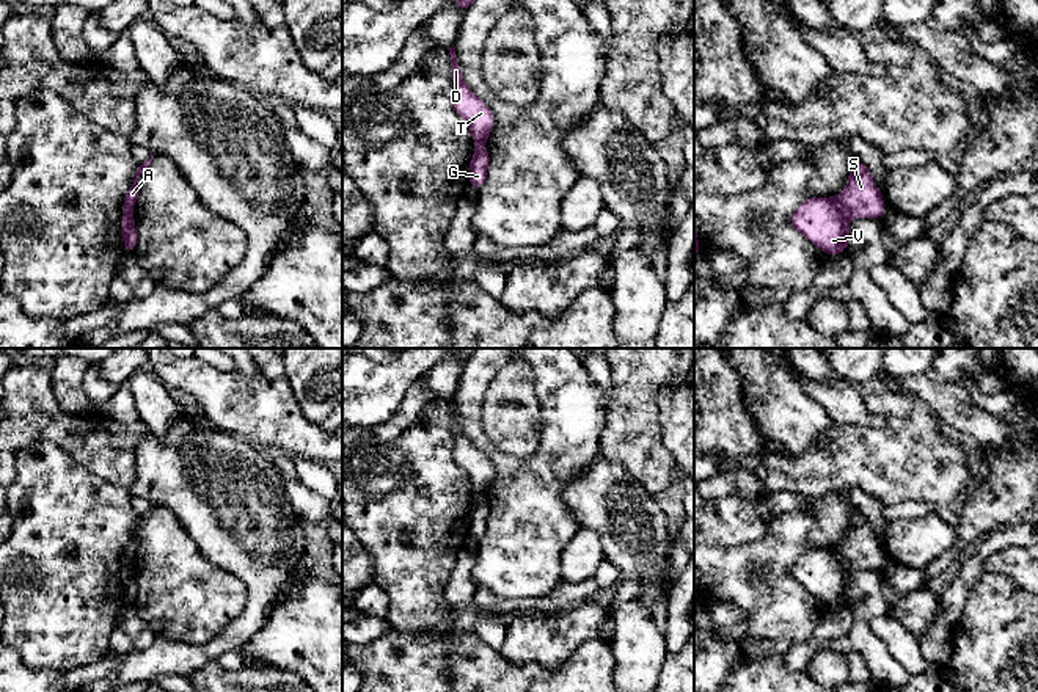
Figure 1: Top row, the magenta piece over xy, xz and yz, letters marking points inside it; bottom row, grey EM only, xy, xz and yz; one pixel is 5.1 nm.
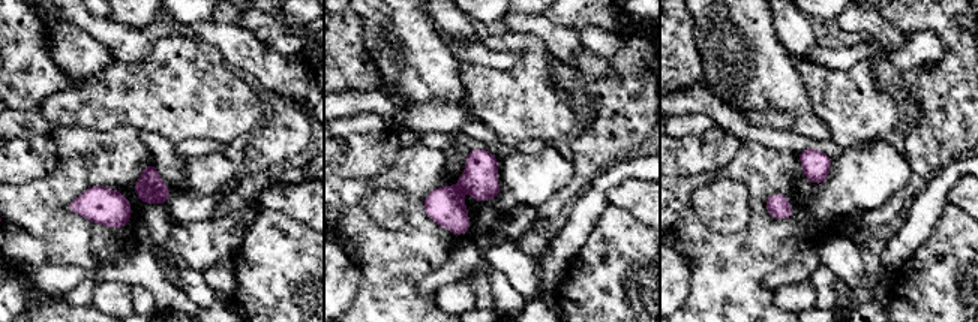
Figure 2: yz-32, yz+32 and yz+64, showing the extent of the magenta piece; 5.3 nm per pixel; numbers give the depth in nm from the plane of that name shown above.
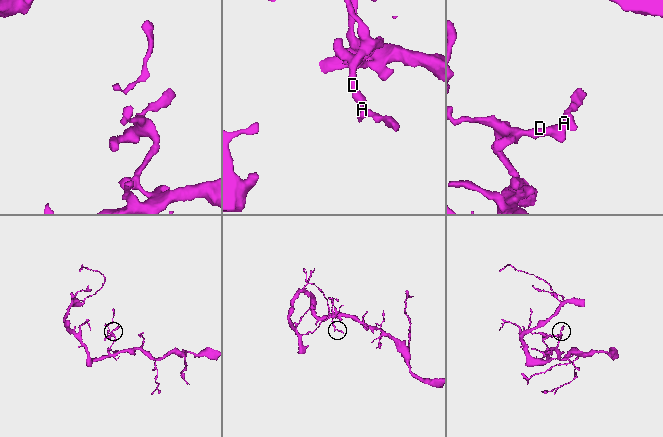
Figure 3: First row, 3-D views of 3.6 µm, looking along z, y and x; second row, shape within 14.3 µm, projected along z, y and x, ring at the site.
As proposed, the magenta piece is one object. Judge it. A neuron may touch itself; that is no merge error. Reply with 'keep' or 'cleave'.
cleave

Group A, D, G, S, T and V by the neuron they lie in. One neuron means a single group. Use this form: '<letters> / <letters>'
A G S / D T V

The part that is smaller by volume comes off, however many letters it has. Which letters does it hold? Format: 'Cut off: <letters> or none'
Cut off: A, G, S

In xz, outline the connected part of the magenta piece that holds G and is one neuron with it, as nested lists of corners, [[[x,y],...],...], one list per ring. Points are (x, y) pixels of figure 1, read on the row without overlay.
[[[484,496],[477,497],[470,515],[470,535],[479,540],[487,530],[490,507]]]

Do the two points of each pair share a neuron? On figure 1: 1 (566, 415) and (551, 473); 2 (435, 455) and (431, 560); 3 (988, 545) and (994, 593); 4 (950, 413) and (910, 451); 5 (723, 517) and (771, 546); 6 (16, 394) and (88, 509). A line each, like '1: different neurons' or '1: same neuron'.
1: same neuron
2: same neuron
3: different neurons
4: different neurons
5: different neurons
6: different neurons

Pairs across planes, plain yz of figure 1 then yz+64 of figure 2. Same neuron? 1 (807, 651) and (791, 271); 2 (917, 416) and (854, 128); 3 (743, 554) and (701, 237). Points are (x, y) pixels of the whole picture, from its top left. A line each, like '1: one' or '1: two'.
1: one
2: one
3: one

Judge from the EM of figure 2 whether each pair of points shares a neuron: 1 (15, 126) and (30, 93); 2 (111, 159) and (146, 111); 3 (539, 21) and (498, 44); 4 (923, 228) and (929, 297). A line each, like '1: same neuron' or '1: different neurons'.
1: different neurons
2: different neurons
3: different neurons
4: different neurons

